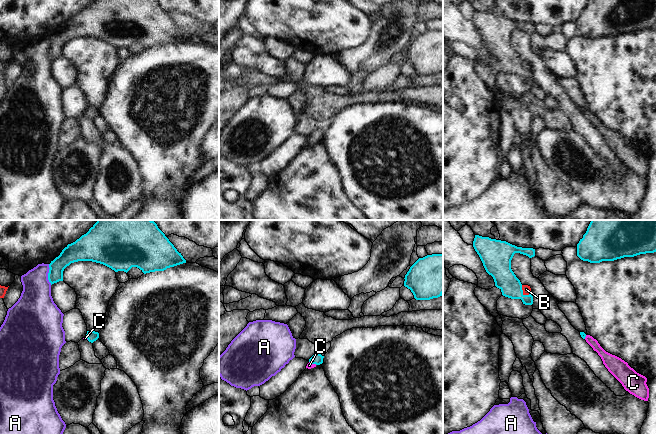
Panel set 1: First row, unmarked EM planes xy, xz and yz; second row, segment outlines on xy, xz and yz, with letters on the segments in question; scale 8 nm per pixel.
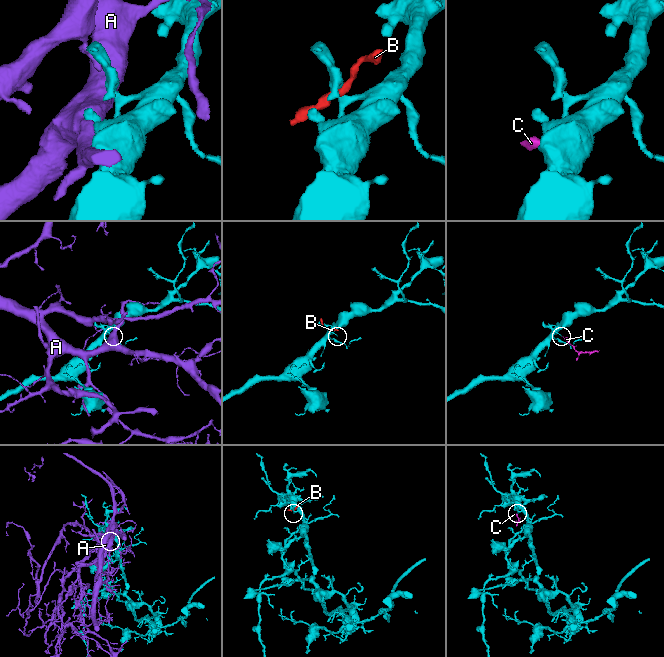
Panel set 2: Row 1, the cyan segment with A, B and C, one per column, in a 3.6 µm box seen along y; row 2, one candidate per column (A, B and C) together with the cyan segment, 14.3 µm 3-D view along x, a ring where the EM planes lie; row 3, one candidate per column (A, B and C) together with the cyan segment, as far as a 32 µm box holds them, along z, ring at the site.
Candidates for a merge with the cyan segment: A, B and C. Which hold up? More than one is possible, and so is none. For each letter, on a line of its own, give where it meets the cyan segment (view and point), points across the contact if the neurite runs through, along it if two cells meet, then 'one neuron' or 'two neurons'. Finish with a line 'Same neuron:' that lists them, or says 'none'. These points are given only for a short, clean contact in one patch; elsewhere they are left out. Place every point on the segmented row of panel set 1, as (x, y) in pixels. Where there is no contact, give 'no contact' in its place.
A: contact xy (48, 274); two neurons
B: contact yz (522, 293); border yz (521, 285), (522, 292), (530, 294); two neurons
C: contact xz (313, 363); way xz (317, 358), (313, 363), (309, 365); one neuron
Same neuron: C

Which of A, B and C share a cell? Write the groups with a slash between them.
A / B / C

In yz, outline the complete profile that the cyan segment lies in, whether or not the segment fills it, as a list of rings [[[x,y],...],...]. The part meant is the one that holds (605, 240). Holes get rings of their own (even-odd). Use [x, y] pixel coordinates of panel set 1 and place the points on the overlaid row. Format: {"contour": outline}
{"contour": [[[591,220],[577,244],[577,256],[590,263],[656,252],[656,220]]]}

